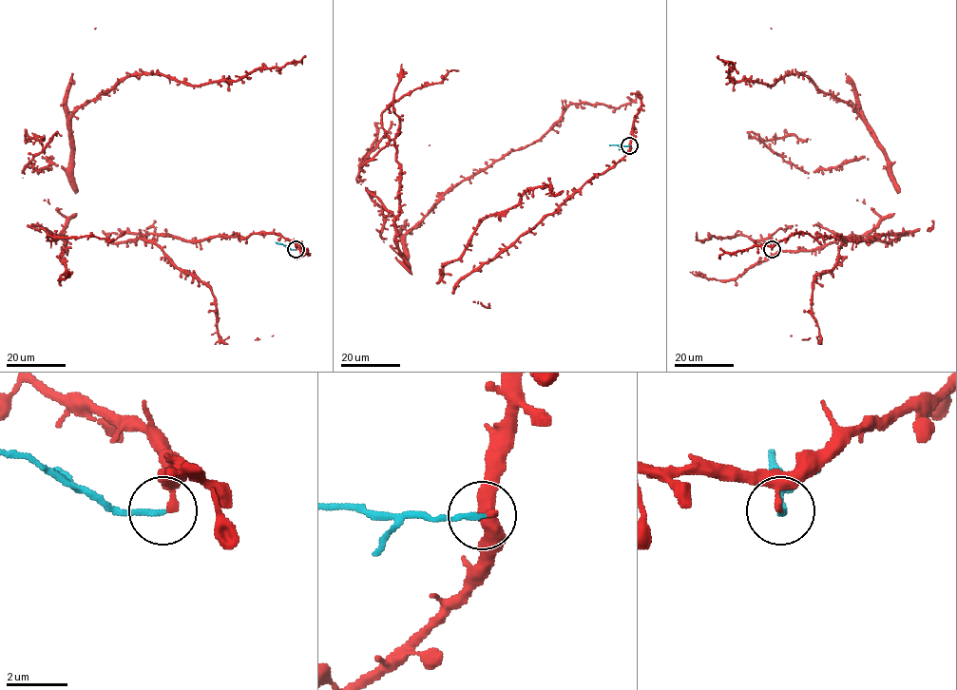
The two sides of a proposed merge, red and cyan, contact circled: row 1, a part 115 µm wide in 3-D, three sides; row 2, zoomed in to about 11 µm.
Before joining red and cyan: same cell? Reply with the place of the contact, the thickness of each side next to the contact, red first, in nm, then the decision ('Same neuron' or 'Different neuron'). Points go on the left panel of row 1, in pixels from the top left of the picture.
Place: (296, 249). Thickness 220 nm (red) against 180 nm. Different neuron

